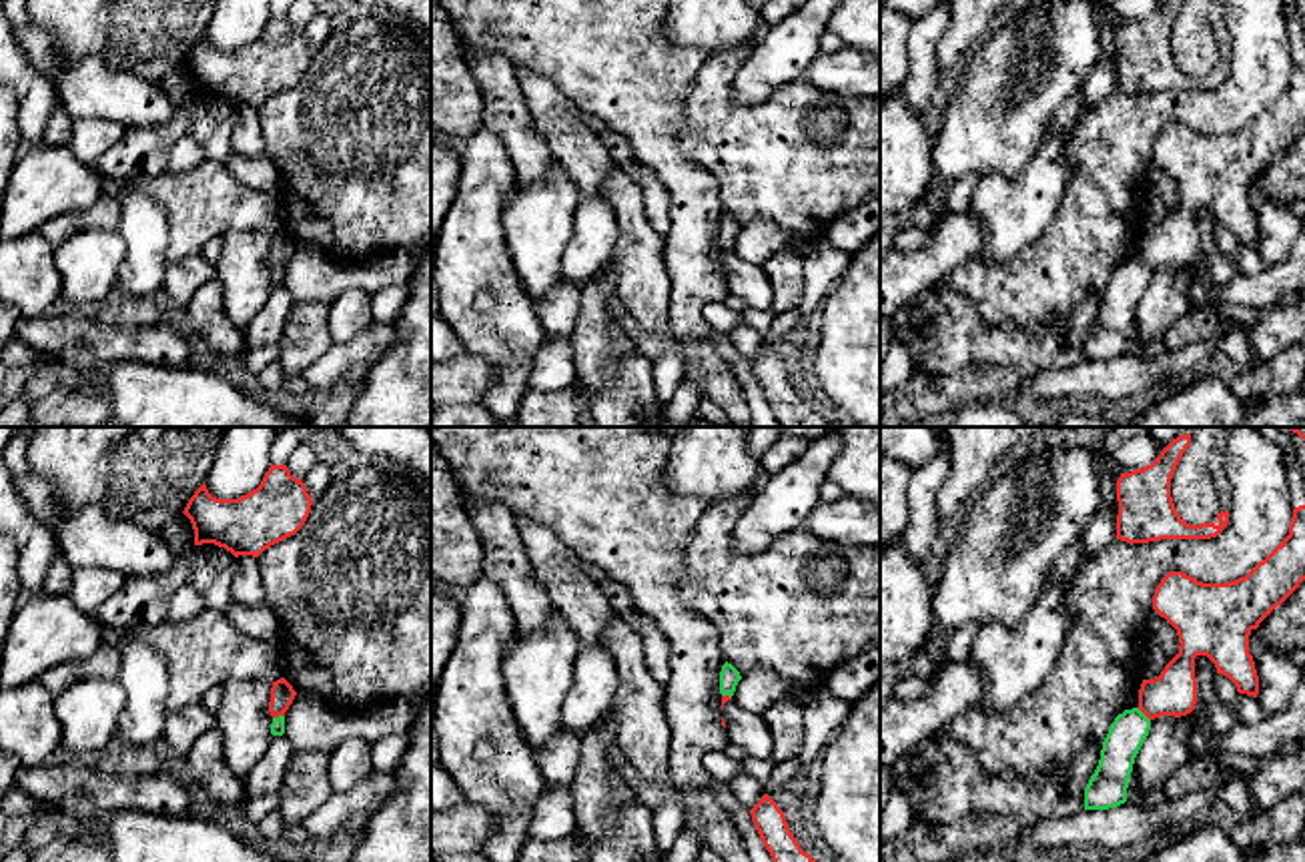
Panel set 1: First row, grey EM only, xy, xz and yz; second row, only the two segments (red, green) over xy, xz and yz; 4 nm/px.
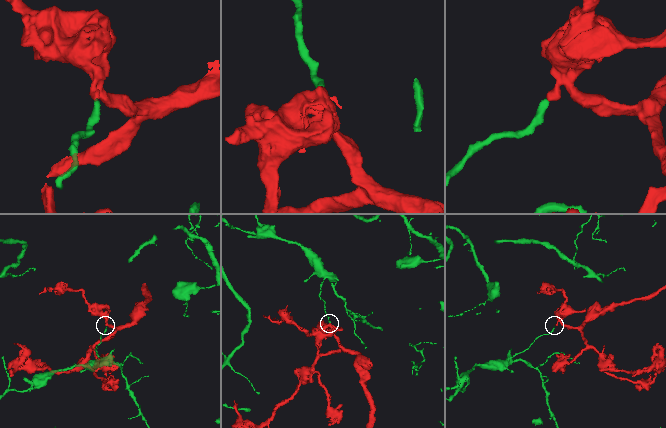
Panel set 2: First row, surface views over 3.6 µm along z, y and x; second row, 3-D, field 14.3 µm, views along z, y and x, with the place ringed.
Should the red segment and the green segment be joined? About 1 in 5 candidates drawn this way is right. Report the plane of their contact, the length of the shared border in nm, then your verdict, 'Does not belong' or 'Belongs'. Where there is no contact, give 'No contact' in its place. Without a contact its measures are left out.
Touches red in yz. Shared border 80 nm. Does not belong

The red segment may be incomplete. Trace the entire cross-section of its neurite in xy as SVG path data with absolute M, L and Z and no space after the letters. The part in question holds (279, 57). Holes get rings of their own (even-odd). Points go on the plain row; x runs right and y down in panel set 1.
M271 16L261 36L239 50L216 50L202 34L184 58L194 96L214 94L235 108L259 108L295 86L311 64L313 50L287 16Z

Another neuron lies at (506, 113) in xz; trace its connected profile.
M489 50L465 54L465 62L481 90L483 126L503 140L517 182L537 184L555 166L555 158L531 120L517 68L509 58Z

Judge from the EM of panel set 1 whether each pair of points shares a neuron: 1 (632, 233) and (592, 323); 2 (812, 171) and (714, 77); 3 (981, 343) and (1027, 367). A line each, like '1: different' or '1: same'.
1: different
2: same
3: same

